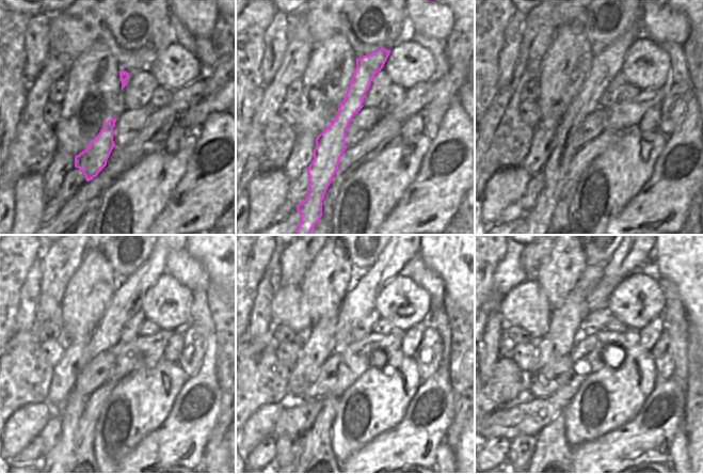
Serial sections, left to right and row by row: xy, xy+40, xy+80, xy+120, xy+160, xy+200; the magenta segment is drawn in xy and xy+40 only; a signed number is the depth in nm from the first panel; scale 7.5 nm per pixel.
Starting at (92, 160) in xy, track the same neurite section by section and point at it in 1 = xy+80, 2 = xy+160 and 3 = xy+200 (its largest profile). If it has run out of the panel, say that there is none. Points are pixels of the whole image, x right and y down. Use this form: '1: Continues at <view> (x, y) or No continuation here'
1: Continues at xy+80 (606, 64)
2: Continues at xy+160 (360, 301)
3: Continues at xy+200 (630, 256)

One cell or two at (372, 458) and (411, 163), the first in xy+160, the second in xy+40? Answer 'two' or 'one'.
two

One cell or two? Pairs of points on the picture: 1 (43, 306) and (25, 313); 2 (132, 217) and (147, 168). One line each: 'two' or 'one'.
1: two
2: one

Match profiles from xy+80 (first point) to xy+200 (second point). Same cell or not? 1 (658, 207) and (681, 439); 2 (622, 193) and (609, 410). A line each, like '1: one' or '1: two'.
1: two
2: one

